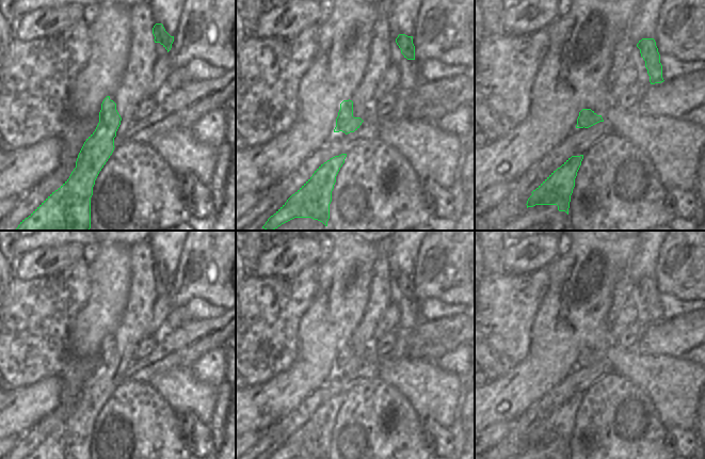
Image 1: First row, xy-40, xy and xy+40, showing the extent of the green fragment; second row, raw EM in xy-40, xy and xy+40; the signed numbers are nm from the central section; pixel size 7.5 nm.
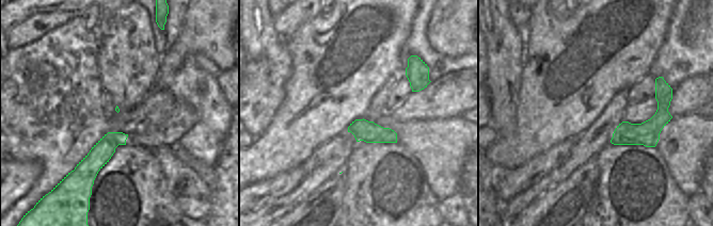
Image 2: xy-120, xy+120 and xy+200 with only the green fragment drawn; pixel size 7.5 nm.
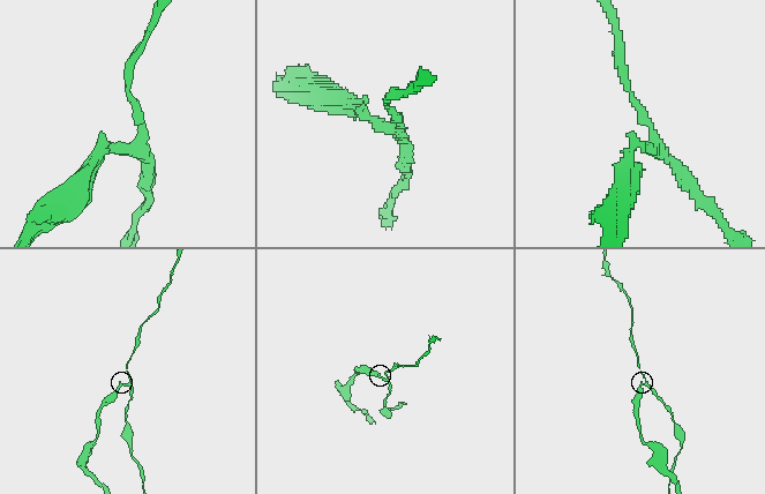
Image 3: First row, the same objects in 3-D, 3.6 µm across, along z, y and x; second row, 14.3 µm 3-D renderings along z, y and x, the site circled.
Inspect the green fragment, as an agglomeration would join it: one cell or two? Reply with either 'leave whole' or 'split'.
split

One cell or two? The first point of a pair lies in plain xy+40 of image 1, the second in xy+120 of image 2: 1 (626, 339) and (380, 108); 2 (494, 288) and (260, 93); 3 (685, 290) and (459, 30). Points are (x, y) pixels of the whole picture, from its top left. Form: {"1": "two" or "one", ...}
{"1": "two", "2": "one", "3": "one"}

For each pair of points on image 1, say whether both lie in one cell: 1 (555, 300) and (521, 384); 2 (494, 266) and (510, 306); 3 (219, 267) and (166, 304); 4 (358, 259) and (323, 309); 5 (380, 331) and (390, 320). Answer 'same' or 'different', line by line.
1: same
2: different
3: same
4: same
5: same

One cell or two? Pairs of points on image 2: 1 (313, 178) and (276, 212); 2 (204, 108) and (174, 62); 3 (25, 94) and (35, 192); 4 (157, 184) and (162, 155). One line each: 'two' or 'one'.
1: one
2: two
3: one
4: two

